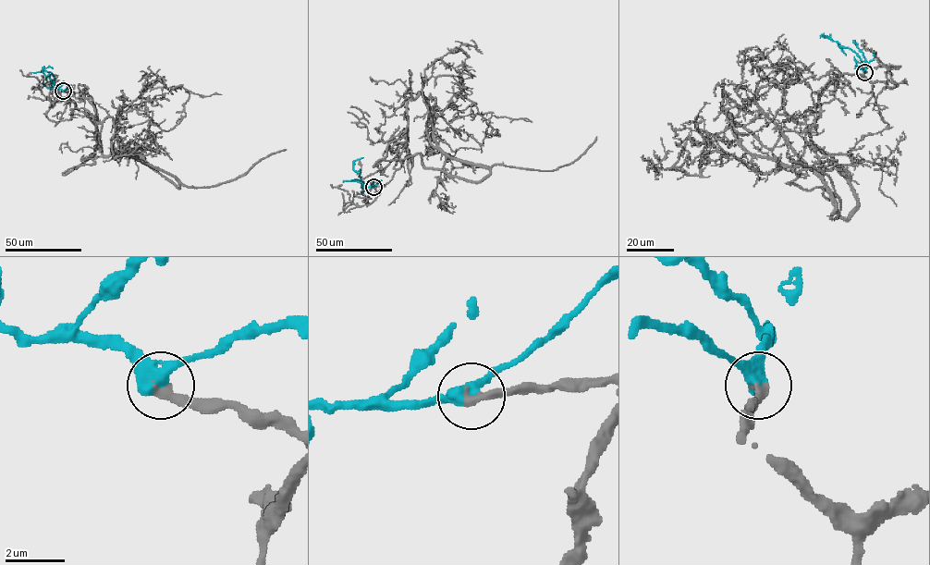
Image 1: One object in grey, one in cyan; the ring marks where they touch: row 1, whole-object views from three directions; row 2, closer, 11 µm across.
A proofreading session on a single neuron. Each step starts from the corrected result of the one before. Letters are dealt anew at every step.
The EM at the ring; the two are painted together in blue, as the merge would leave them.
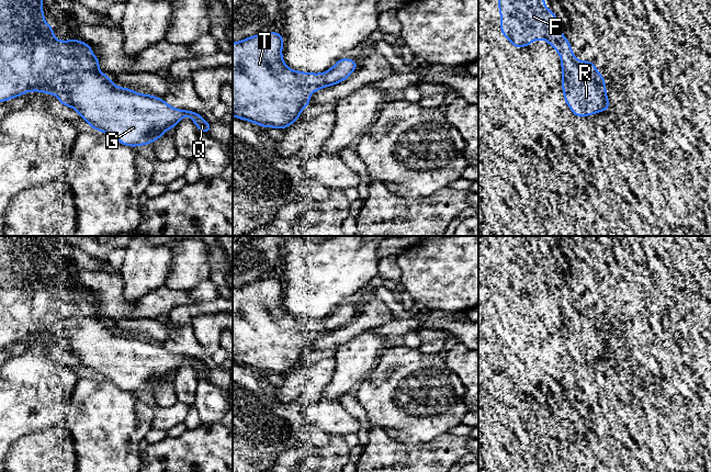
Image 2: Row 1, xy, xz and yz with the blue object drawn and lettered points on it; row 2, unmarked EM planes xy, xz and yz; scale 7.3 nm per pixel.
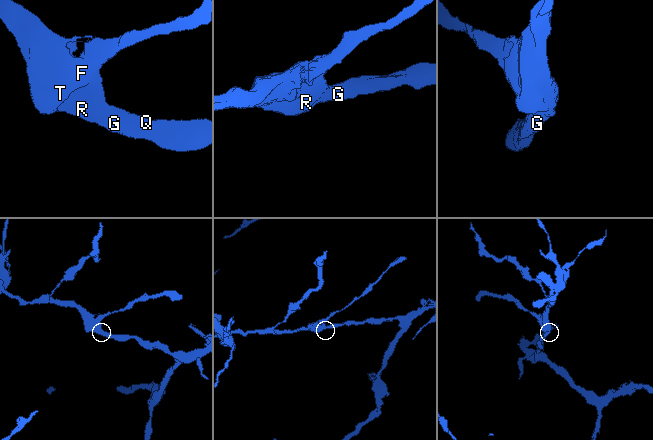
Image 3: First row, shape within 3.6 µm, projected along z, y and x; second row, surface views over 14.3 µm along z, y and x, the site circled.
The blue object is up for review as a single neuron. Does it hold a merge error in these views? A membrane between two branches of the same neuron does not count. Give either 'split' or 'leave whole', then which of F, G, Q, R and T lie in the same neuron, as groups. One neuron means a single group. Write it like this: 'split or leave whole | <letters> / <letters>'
leave whole | F G Q R T

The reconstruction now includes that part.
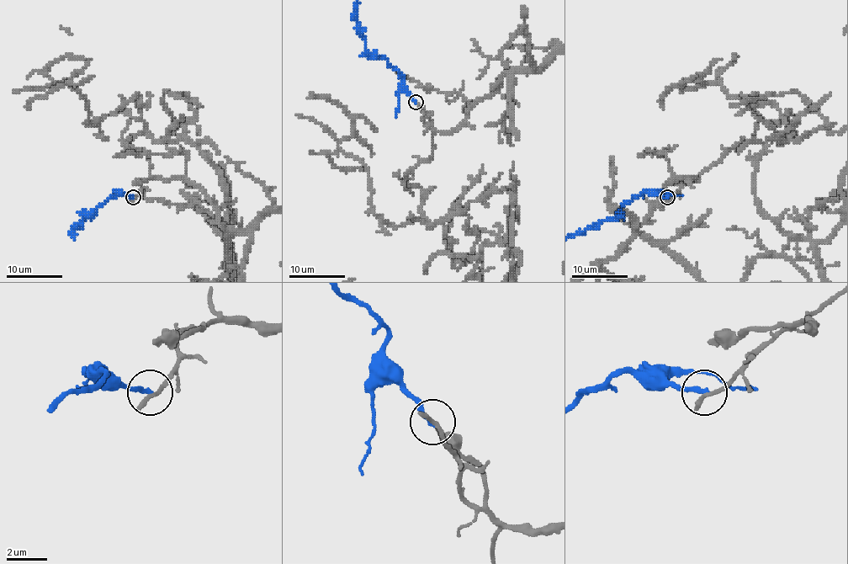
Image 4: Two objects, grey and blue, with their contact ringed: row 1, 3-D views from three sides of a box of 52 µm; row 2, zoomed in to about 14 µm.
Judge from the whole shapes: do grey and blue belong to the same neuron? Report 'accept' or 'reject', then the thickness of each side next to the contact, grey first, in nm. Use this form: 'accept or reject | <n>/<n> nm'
reject | 280/240 nm

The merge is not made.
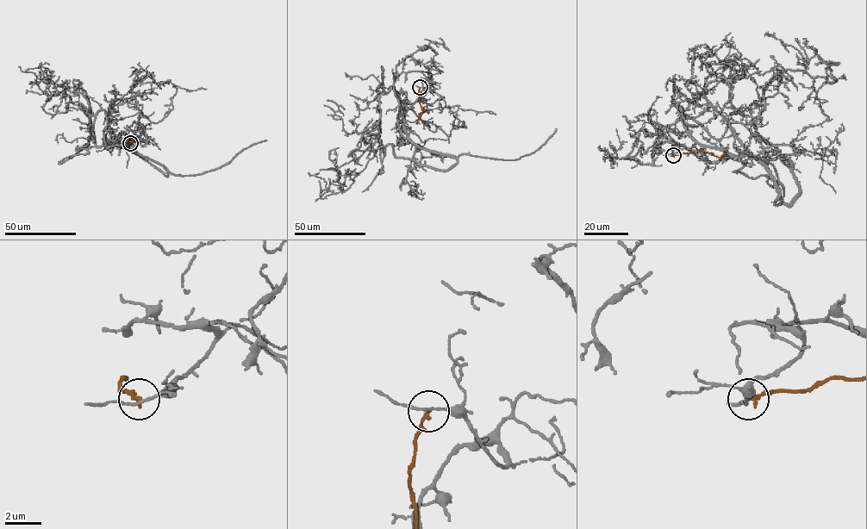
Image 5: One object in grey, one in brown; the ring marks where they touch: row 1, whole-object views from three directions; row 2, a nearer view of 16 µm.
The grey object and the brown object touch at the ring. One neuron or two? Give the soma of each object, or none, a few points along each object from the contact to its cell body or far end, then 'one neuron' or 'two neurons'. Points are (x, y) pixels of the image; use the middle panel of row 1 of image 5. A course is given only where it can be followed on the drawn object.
no cell body on grey; no cell body on brown; grey runs (420, 87), (426, 91), (408, 108), (393, 90), (380, 94), (379, 147), (346, 190), (320, 196), (328, 178); brown runs (420, 87), (421, 118), (424, 121); two neurons

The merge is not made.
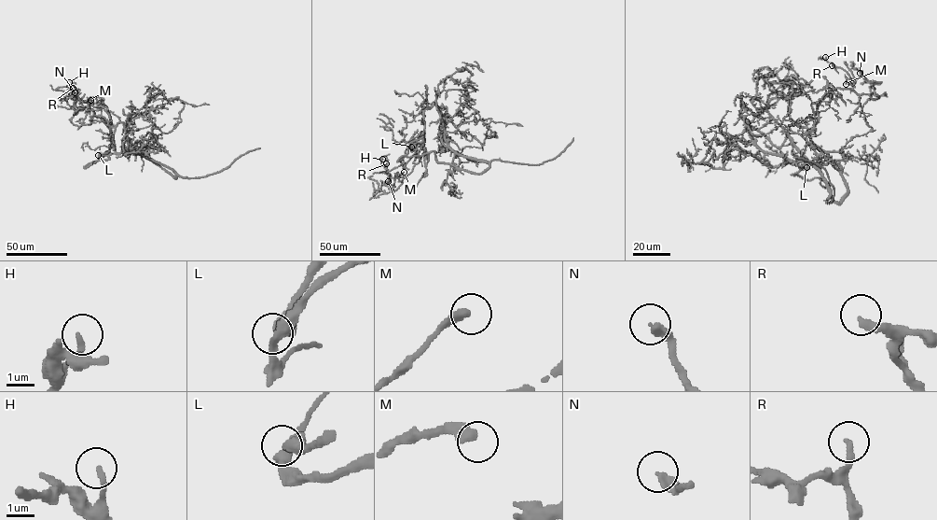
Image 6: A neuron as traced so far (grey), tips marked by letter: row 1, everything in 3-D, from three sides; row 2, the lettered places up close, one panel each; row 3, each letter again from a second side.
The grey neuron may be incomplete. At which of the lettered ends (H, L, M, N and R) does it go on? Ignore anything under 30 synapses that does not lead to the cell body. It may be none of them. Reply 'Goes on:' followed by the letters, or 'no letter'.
Goes on: L, R

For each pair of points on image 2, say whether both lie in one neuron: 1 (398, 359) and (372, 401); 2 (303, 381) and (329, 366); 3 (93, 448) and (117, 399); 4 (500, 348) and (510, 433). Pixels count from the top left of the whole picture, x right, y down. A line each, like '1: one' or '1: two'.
1: one
2: one
3: one
4: two

